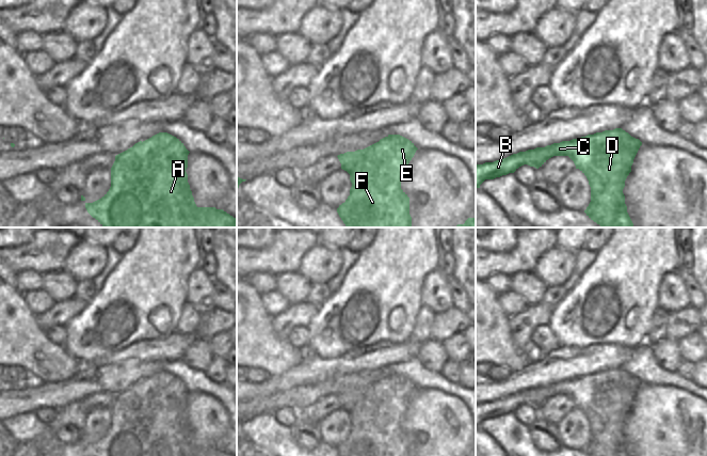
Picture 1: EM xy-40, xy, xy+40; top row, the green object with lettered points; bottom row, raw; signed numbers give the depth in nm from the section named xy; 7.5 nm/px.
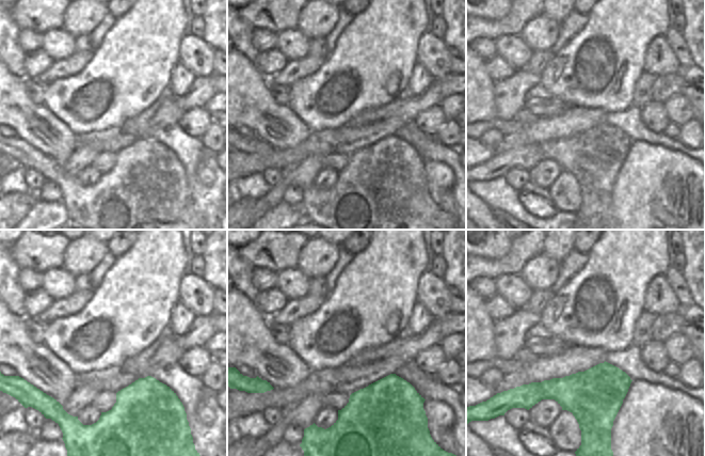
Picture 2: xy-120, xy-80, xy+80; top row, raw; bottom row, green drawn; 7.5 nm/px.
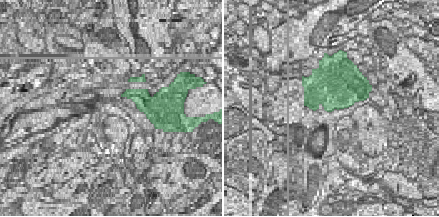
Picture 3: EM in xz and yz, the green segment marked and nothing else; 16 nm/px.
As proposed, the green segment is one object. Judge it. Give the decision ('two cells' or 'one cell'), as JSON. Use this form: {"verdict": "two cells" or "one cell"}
{"verdict": "two cells"}

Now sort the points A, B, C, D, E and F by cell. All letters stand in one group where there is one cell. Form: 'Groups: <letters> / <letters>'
Groups: A D E F / B C

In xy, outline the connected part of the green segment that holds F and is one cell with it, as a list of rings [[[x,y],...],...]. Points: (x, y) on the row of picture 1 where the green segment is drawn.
[[[400,135],[388,139],[365,153],[350,177],[350,195],[337,213],[347,227],[412,227],[409,198],[401,189],[407,166],[418,148]]]

